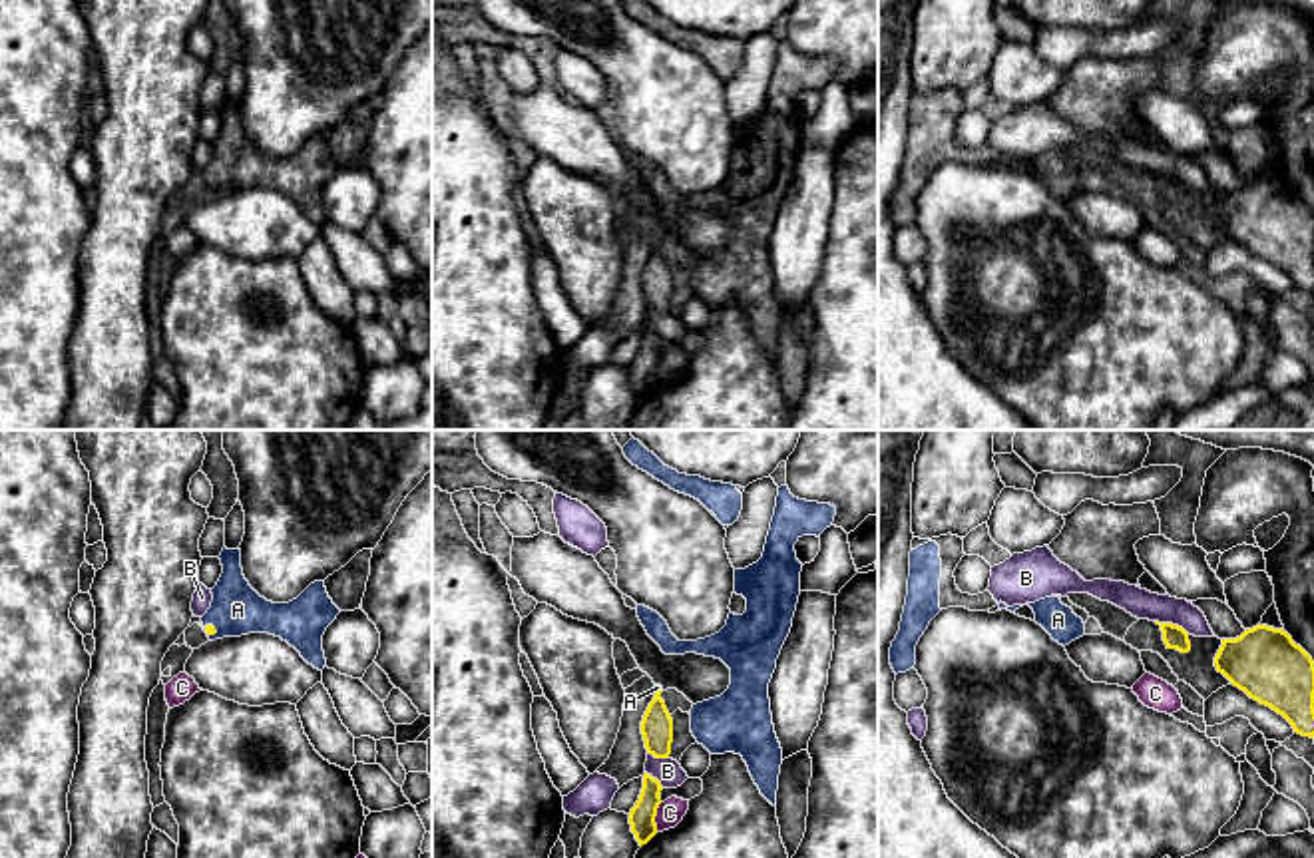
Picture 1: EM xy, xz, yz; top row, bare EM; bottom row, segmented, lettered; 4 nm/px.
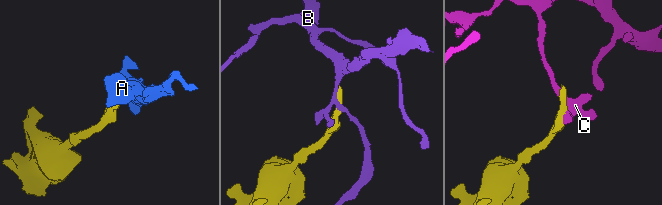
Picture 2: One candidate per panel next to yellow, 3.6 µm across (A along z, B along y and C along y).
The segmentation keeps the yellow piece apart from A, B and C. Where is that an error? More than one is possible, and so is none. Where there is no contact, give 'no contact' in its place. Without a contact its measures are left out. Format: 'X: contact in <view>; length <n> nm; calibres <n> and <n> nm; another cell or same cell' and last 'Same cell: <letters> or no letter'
A: contact in xy; length 70 nm; calibres 40 and 220 nm; same cell
B: contact in yz; length 160 nm; calibres 100 and 120 nm; another cell
C: contact in xz; length 120 nm; calibres 110 and 110 nm; another cell
Same cell: A

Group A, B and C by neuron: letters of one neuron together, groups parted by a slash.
A / B / C

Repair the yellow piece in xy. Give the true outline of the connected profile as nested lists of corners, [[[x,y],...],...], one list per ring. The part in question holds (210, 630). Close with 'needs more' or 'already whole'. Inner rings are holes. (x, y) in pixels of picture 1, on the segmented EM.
[[[223,547],[219,559],[223,573],[211,589],[211,607],[201,617],[209,641],[269,633],[287,641],[309,665],[323,671],[327,665],[323,635],[340,613],[328,597],[325,581],[311,583],[289,603],[273,603],[245,579],[239,547]]] | needs more

